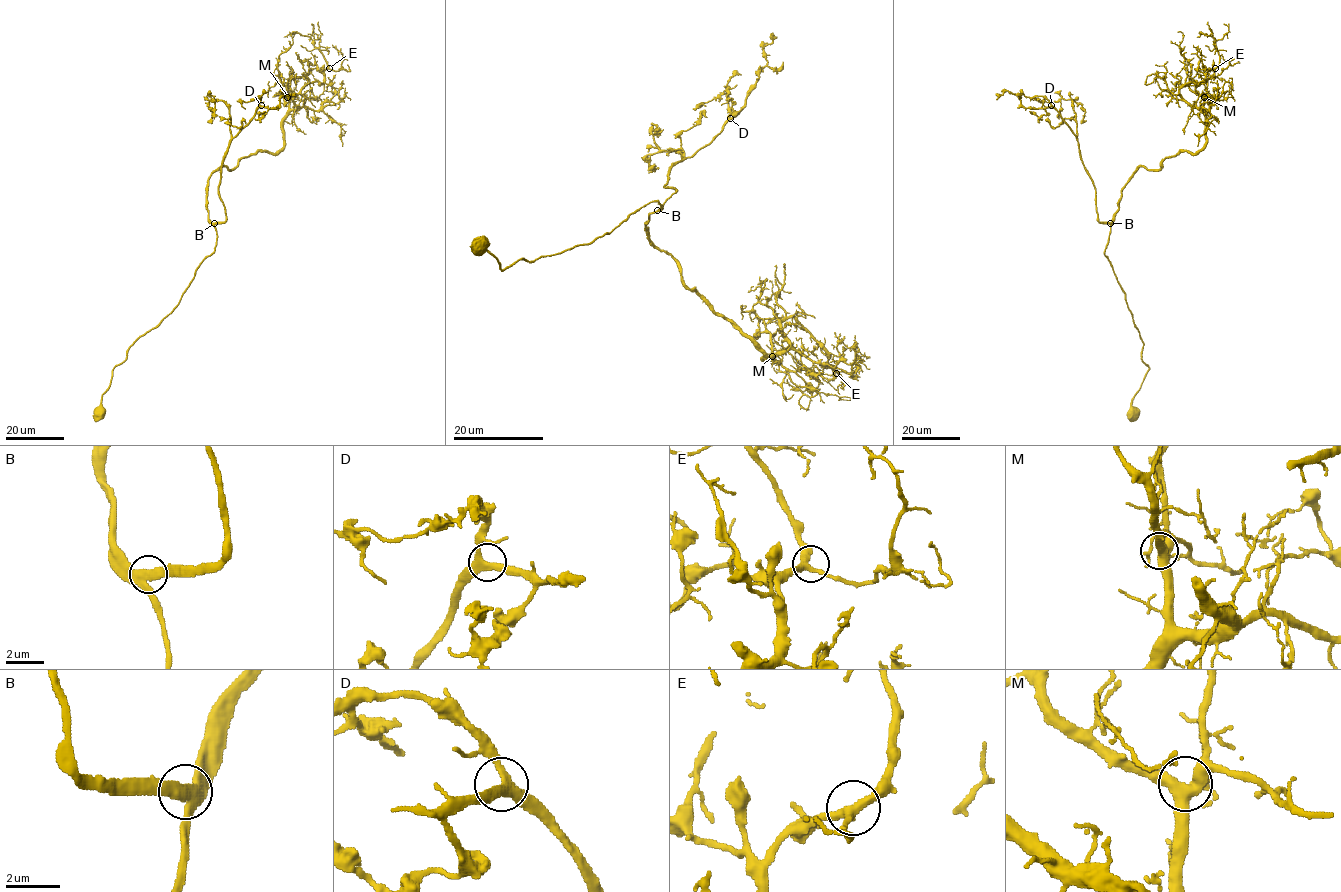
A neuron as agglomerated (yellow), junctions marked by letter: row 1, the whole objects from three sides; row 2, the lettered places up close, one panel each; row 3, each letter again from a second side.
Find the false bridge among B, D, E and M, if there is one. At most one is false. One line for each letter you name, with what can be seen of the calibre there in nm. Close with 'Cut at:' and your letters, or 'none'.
Cut at: none

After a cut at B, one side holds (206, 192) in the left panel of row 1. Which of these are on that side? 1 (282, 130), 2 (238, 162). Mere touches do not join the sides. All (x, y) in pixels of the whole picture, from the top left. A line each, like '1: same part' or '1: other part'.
1: same part
2: same part

